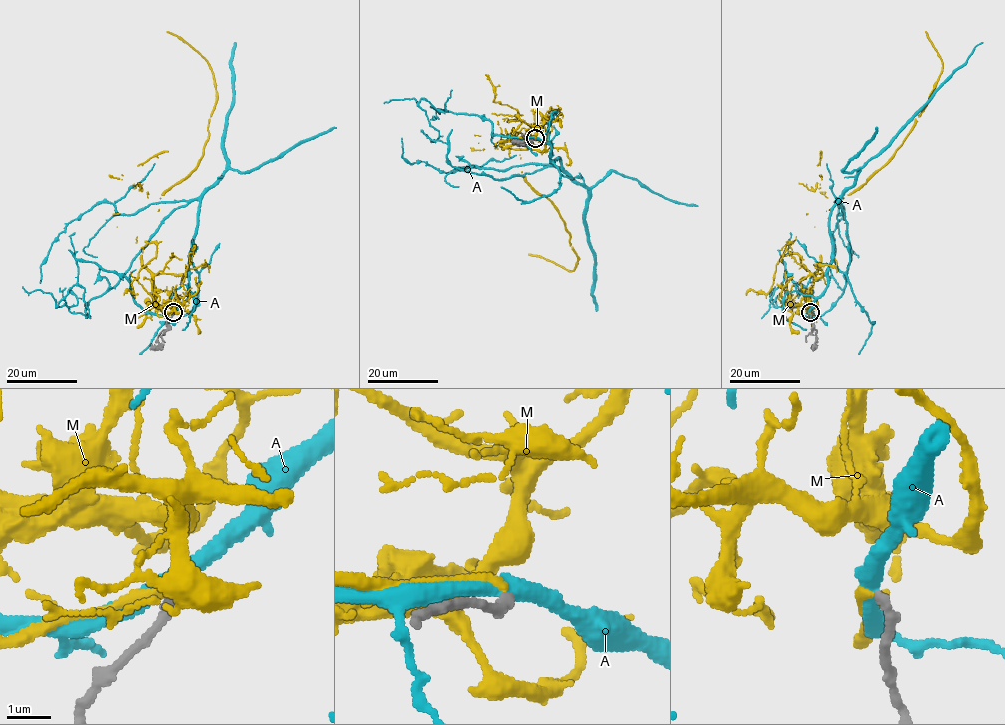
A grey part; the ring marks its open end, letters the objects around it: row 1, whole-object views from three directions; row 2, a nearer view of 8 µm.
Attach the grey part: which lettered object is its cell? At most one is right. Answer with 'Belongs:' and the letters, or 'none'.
Belongs: M

